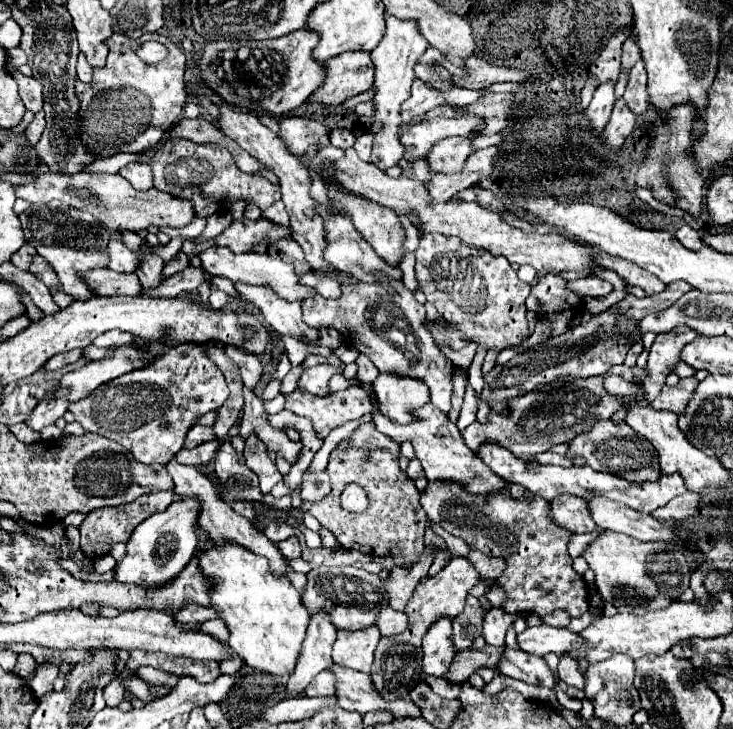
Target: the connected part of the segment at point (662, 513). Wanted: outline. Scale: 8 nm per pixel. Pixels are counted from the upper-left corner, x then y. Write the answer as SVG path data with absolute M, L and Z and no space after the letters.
M686 491L684 495L672 499L666 507L662 509L656 509L654 515L658 521L662 523L668 523L668 521L676 521L676 519L686 519L690 515L694 515L700 507L702 507L702 497L692 493L692 491Z

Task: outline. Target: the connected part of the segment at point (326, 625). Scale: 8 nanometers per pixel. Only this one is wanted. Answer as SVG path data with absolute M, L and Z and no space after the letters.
M314 615L308 629L306 639L302 643L302 651L298 655L298 663L286 683L288 695L300 695L308 687L308 683L324 669L332 665L332 645L336 639L336 627L328 621L328 615Z

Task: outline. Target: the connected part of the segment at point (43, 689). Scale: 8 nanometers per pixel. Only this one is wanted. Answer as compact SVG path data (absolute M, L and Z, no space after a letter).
M44 665L36 671L36 677L30 679L30 689L36 691L36 697L40 699L42 695L52 691L52 683L58 677L58 669L54 665Z

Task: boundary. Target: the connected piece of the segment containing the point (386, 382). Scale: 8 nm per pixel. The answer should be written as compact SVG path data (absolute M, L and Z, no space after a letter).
M380 373L372 385L378 401L382 403L382 411L386 411L386 415L392 415L392 419L398 423L408 423L414 419L408 411L418 409L430 401L430 393L420 379L396 373Z

